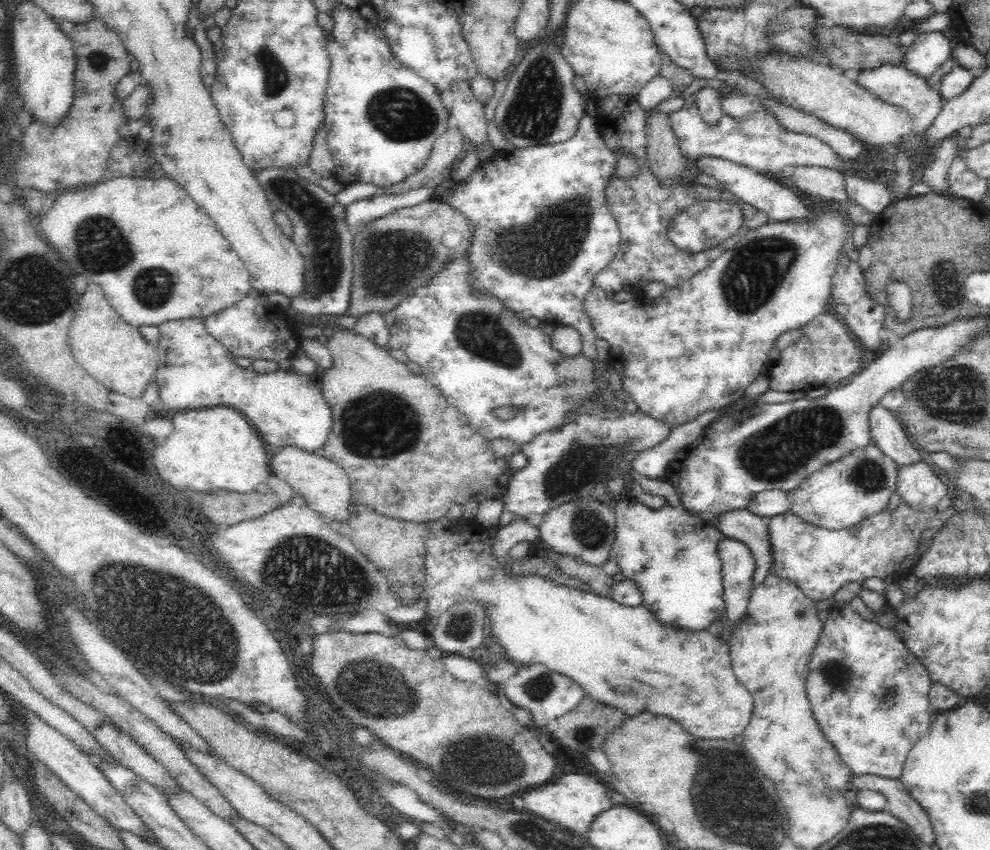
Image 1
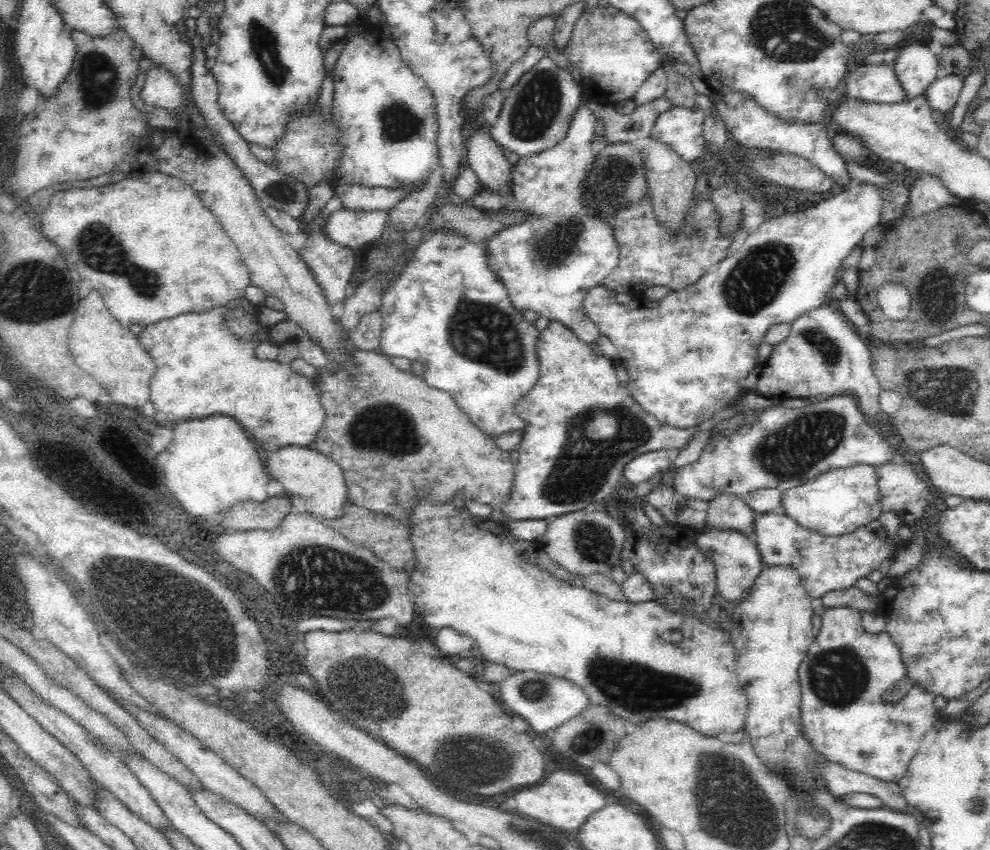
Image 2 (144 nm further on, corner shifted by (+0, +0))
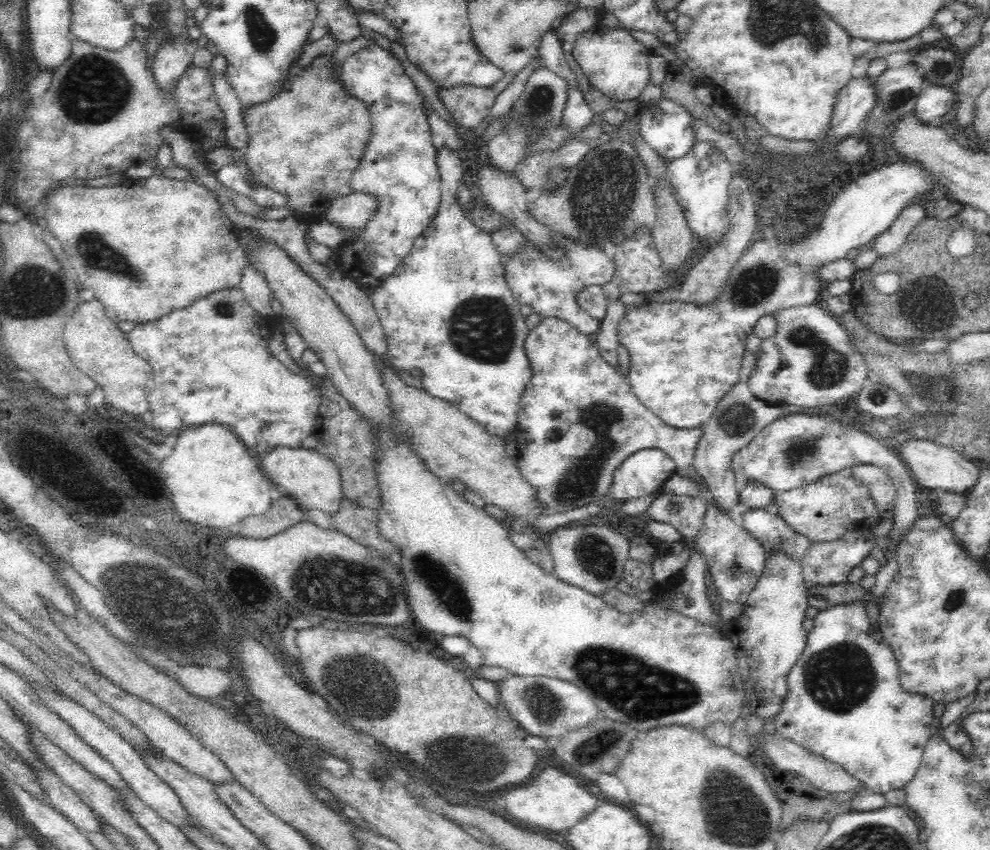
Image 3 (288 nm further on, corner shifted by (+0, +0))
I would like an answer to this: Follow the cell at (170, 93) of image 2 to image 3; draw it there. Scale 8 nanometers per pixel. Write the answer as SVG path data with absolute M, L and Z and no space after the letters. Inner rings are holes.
M176 36L170 44L162 44L156 52L156 60L152 64L152 76L164 94L172 94L184 76L184 70L194 58L198 50L198 42L190 36Z

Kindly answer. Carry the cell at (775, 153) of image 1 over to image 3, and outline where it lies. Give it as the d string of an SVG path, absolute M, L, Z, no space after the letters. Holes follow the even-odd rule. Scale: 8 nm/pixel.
M662 98L652 108L640 108L638 110L638 118L640 118L642 140L652 150L656 150L656 154L660 154L660 158L664 158L666 162L672 162L672 160L678 160L682 156L688 156L692 146L696 146L696 130L692 130L694 114L688 112L684 106L668 100L668 98Z

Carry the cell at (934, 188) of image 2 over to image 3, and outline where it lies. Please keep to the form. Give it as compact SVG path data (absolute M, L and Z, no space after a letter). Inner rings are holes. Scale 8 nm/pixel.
M920 200L914 202L910 206L906 206L898 220L880 236L876 236L870 244L870 250L876 250L878 258L882 256L890 256L892 252L896 252L902 244L906 244L910 232L914 230L914 226L918 226L918 222L922 222L928 214L926 214L926 202L928 200Z

